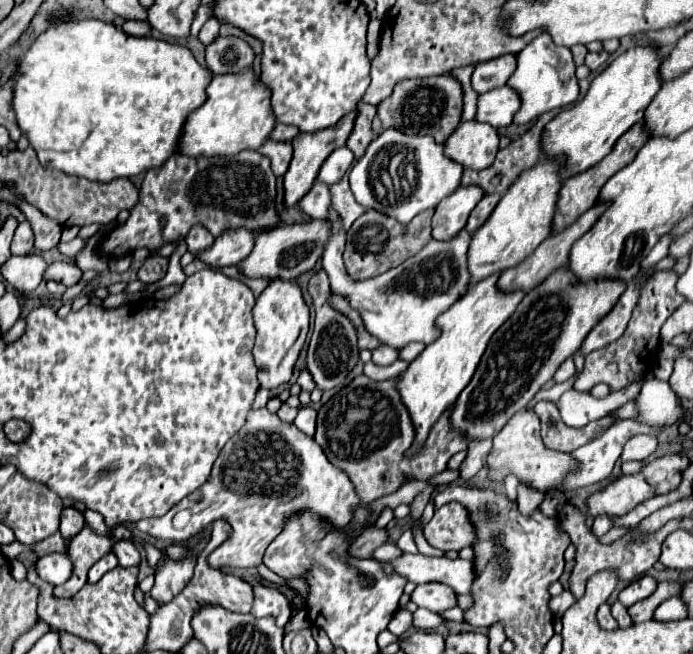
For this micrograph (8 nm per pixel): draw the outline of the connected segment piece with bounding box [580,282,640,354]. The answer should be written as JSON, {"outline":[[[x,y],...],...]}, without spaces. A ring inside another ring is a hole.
{"outline":[[[630,282],[626,292],[616,302],[616,306],[584,338],[584,342],[580,346],[580,352],[590,354],[598,348],[604,348],[604,346],[612,344],[614,340],[618,340],[622,336],[622,332],[626,330],[630,314],[634,310],[636,302],[638,302],[638,296],[640,296],[640,288],[636,288],[634,282]]]}

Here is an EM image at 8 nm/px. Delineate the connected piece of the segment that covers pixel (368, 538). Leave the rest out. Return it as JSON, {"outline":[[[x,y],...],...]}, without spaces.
{"outline":[[[368,528],[360,532],[352,542],[350,542],[350,554],[354,558],[372,558],[372,552],[386,542],[386,530],[380,528]]]}

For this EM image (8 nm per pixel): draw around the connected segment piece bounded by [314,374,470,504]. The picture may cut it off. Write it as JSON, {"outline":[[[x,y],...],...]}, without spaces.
{"outline":[[[360,374],[318,412],[314,440],[324,450],[326,458],[350,476],[364,504],[374,502],[378,496],[396,492],[408,480],[424,482],[444,472],[448,460],[456,452],[466,450],[470,442],[470,438],[450,426],[450,410],[446,410],[446,414],[442,414],[442,418],[430,428],[422,450],[414,456],[406,456],[406,450],[414,444],[414,426],[406,406],[402,406],[396,382],[398,378],[374,382]]]}

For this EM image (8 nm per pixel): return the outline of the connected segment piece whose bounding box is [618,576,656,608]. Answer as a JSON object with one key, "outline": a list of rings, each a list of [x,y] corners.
{"outline":[[[642,576],[642,578],[634,580],[632,584],[628,584],[628,586],[618,594],[618,600],[628,608],[628,606],[632,606],[632,604],[636,604],[636,602],[648,598],[654,590],[656,590],[654,578]]]}

